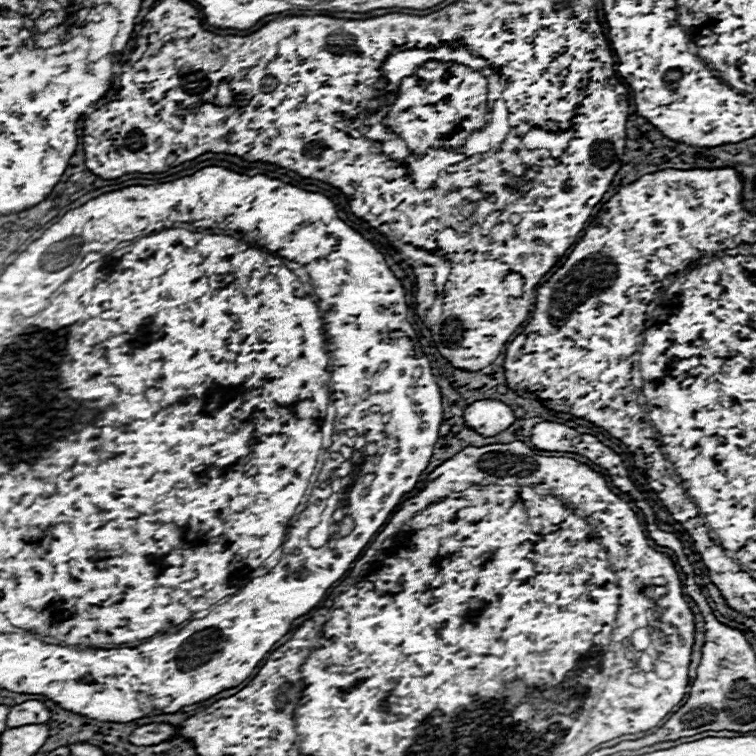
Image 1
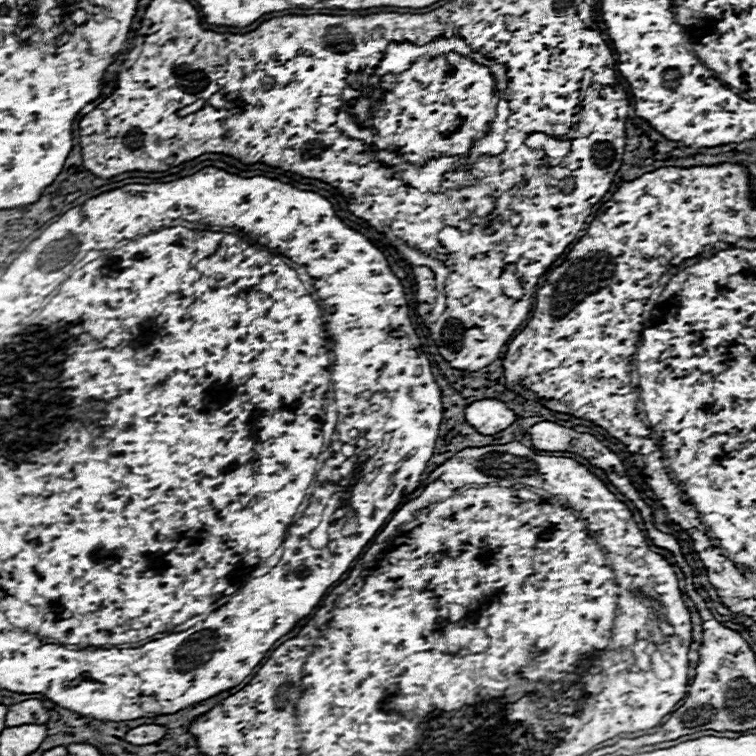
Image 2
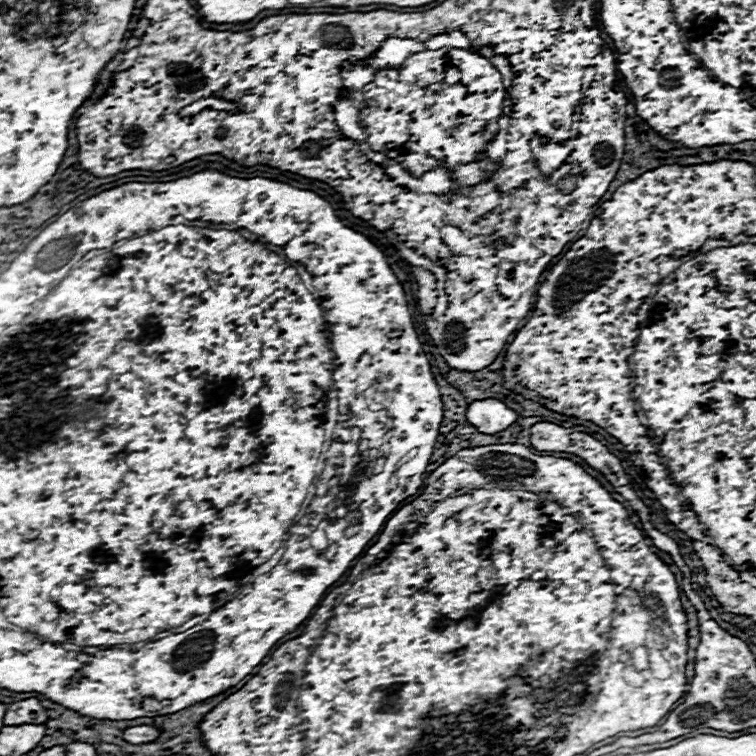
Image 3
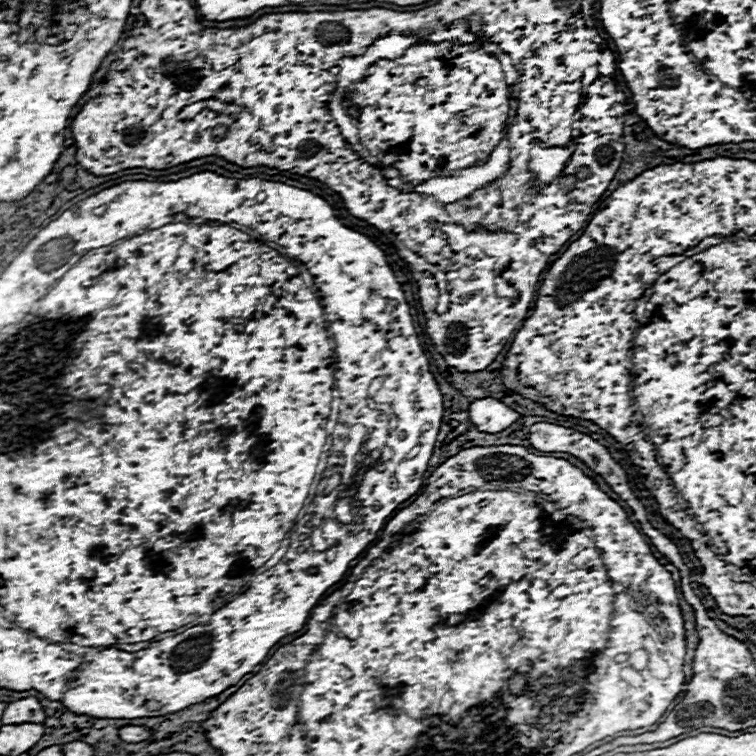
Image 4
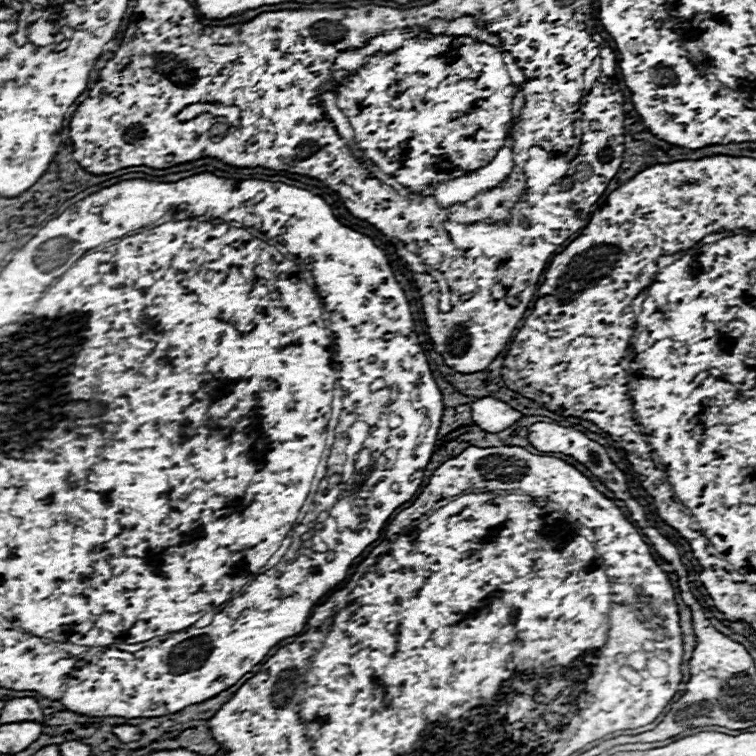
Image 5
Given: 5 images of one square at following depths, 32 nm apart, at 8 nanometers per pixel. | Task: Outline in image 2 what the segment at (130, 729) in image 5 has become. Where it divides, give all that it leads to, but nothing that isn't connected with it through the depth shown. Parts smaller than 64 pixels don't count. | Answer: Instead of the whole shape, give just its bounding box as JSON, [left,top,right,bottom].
[126,724,168,744]

